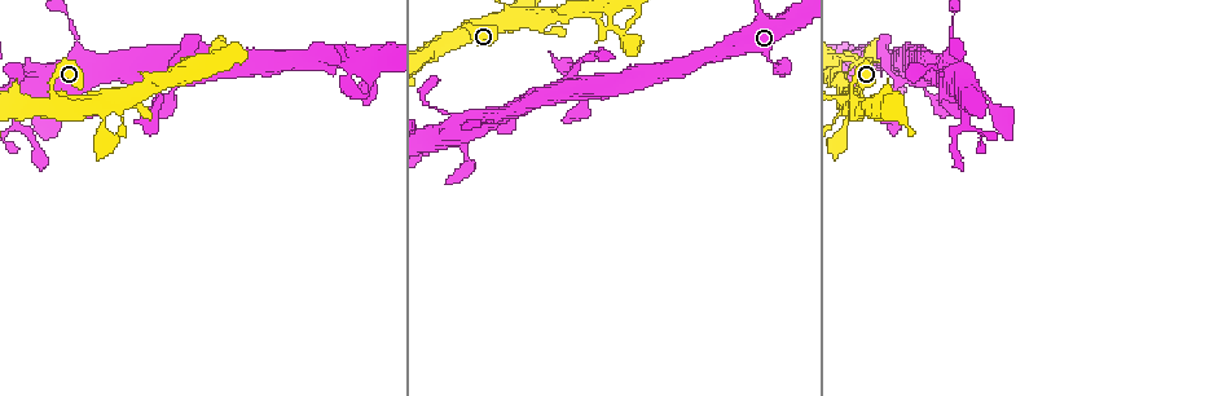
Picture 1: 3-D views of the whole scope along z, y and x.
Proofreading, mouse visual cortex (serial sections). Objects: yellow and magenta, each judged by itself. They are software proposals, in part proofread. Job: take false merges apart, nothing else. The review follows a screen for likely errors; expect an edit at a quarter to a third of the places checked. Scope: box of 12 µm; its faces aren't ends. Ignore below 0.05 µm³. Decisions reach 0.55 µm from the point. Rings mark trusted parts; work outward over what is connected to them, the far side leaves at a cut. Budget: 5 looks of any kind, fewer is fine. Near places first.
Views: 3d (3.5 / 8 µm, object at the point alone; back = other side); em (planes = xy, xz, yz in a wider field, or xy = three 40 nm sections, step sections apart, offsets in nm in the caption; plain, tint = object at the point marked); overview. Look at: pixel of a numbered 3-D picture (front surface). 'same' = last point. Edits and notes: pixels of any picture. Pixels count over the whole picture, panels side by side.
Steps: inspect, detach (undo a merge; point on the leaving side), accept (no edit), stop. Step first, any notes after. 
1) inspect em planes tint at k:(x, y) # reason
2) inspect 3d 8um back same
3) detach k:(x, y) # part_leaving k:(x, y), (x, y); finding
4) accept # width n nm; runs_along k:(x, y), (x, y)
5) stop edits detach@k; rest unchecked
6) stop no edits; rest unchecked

inspect 3d 3.5um at 1:(120, 101) # arms run side by side

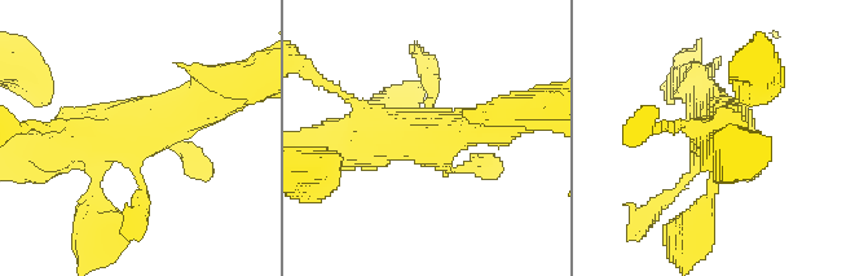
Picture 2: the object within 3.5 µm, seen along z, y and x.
inspect em planes tint at 2:(129, 135) # need the tissue

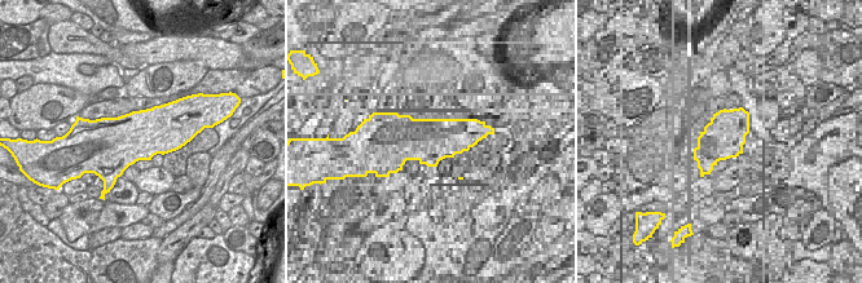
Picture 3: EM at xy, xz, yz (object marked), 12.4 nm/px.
accept # runs_along 2:(48, 148), (150, 128), (206, 100); one cell here

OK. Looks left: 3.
inspect 3d 8um back at 1:(907, 82)

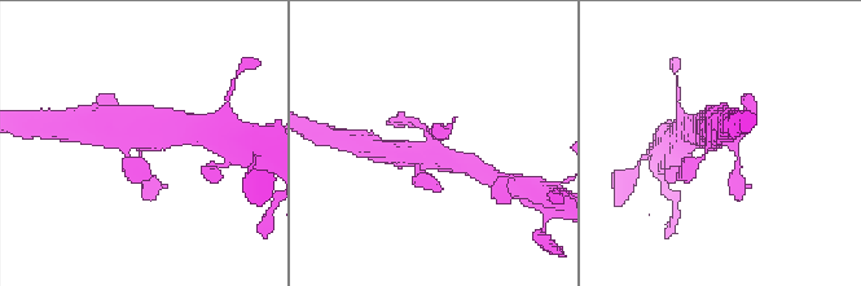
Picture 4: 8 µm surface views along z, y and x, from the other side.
inspect 3d 3.5um at 4:(141, 141)

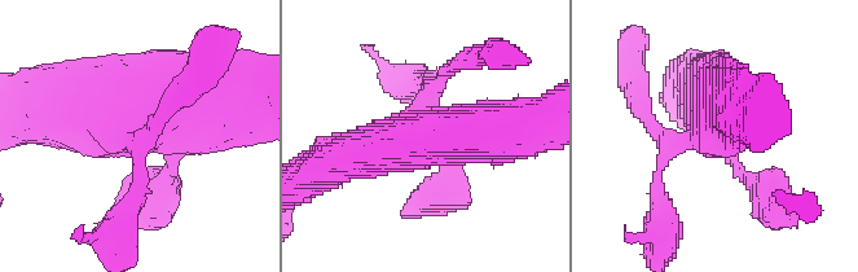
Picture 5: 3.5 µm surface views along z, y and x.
accept # runs_along 5:(516, 131), (465, 131), (346, 157); one cell here

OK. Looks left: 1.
stop no edits; rest unchecked

